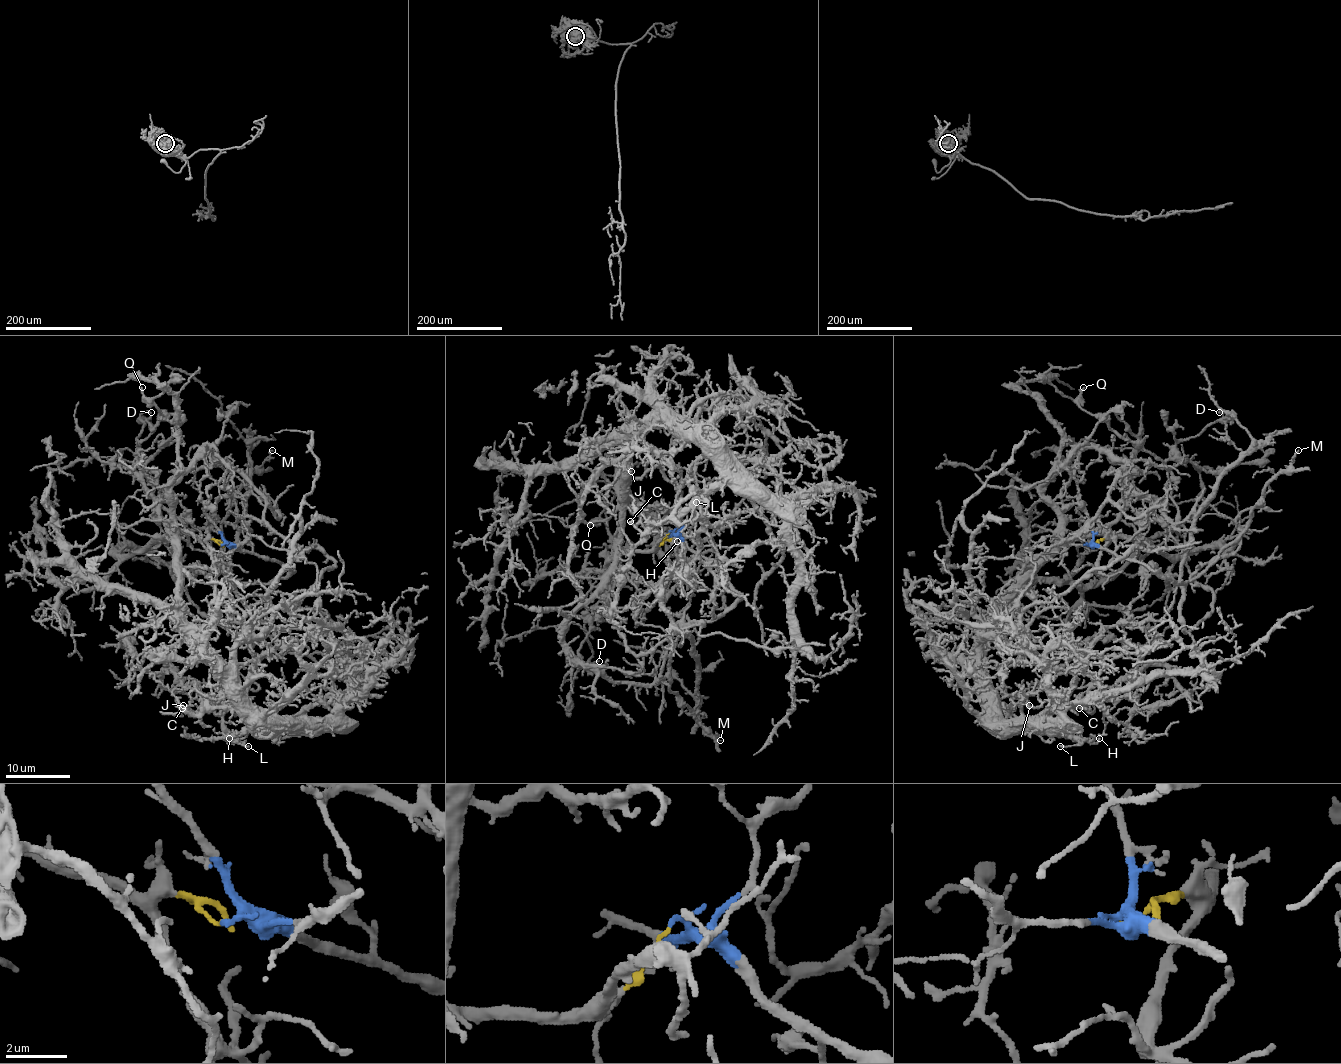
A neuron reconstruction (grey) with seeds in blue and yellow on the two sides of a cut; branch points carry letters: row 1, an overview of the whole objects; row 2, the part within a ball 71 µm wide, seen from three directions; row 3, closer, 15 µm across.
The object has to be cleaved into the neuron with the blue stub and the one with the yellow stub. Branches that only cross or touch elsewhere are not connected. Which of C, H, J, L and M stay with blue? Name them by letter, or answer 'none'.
M

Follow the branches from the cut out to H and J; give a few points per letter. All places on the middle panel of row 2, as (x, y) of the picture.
H: (668, 532), (649, 550), (620, 547), (628, 444), (652, 428), (696, 440), (720, 476), (678, 506), (676, 542)
J: (668, 532), (649, 550), (620, 547), (628, 444), (673, 428), (680, 447), (634, 450), (625, 465), (631, 471)

